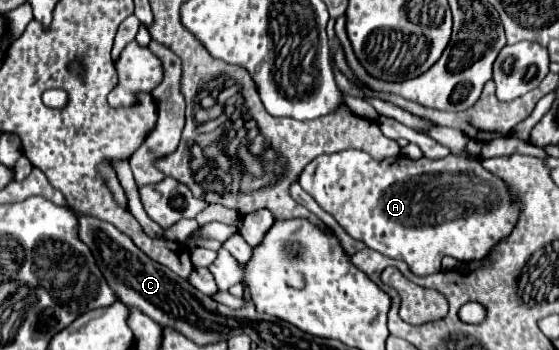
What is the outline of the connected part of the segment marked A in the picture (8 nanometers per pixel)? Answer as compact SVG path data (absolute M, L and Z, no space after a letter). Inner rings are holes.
M345 149L341 153L315 157L299 175L299 183L323 211L335 217L335 221L353 239L363 241L367 247L391 259L405 261L411 273L419 277L441 271L443 255L451 255L459 261L483 259L499 239L511 233L517 221L517 207L511 205L507 185L499 177L485 171L481 163L453 155L443 159L421 157L417 161L411 161L405 155L397 155L375 161L365 151Z

